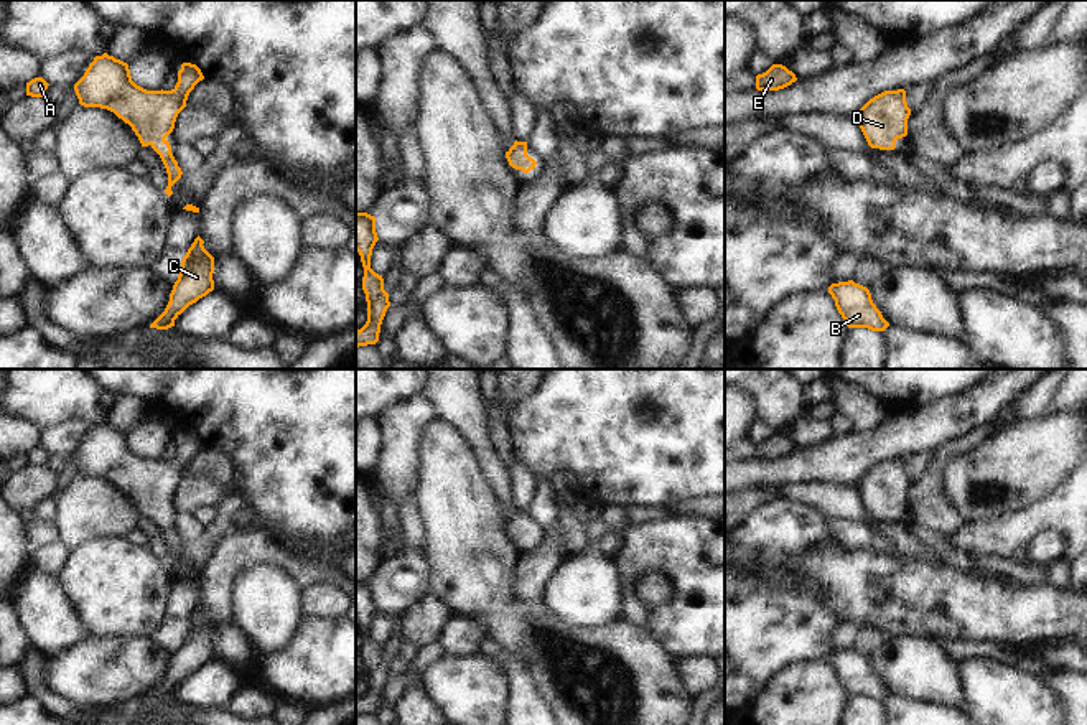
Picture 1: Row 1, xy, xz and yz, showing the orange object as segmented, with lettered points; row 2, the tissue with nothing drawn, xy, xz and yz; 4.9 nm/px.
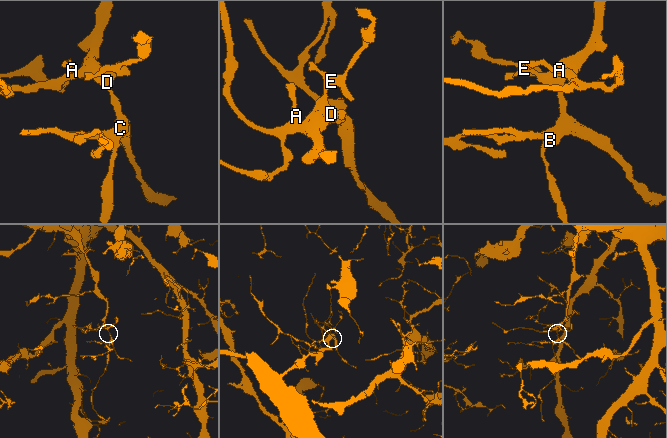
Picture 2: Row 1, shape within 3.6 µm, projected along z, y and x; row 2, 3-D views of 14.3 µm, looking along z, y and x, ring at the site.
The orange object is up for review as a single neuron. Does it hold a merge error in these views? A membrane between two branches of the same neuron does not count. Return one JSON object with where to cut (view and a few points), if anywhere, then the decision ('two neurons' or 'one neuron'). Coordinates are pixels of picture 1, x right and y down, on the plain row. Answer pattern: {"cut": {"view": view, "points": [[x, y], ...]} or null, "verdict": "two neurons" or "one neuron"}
{"cut": null, "verdict": "one neuron"}

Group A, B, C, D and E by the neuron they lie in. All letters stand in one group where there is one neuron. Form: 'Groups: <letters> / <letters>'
Groups: A B C D E

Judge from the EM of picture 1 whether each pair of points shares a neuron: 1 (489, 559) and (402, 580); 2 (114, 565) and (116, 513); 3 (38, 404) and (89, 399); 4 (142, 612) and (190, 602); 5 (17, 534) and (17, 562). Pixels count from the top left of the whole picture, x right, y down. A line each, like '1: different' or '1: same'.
1: different
2: different
3: same
4: different
5: same

